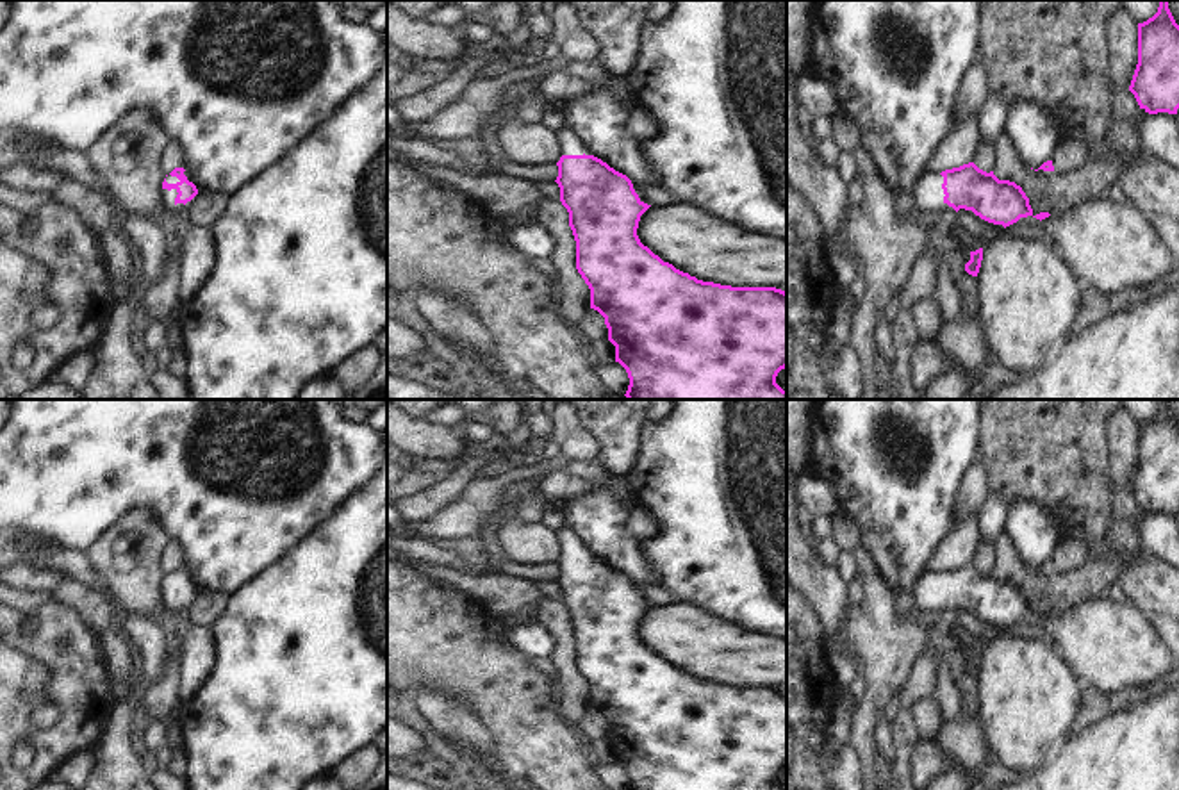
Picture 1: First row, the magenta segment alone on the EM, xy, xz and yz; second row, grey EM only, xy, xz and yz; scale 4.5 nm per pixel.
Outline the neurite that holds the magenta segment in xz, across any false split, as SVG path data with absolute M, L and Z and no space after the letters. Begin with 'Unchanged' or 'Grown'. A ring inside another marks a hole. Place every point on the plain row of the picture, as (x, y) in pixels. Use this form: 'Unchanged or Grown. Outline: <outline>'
Grown. Outline: M558 526L555 533L562 547L555 581L576 640L576 669L590 688L590 708L605 717L615 761L630 778L628 790L783 790L776 776L787 767L787 692L776 687L703 681L664 662L637 635L640 615L651 605L639 597L631 580L601 558L587 555L569 526Z

